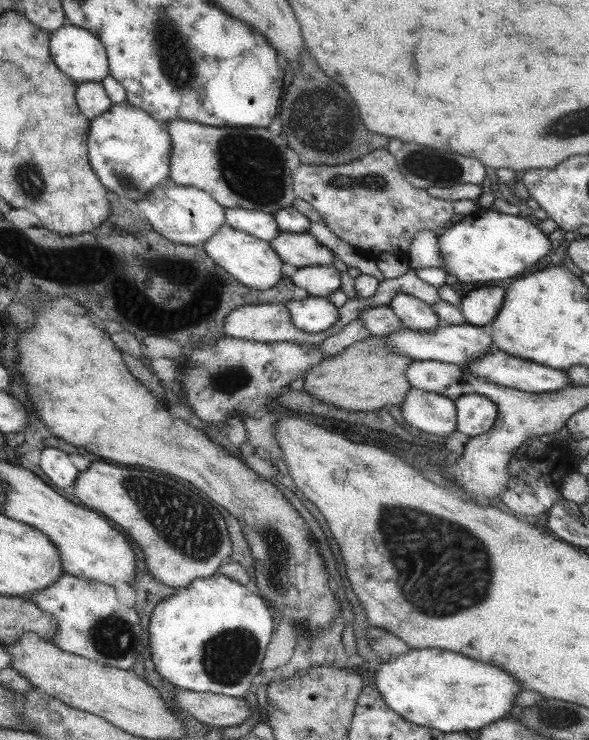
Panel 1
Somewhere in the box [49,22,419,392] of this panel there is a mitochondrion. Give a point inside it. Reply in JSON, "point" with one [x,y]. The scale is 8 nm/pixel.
{"point":[252,168]}

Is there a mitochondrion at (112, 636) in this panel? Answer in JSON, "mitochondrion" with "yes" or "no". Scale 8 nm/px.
{"mitochondrion":"yes"}

